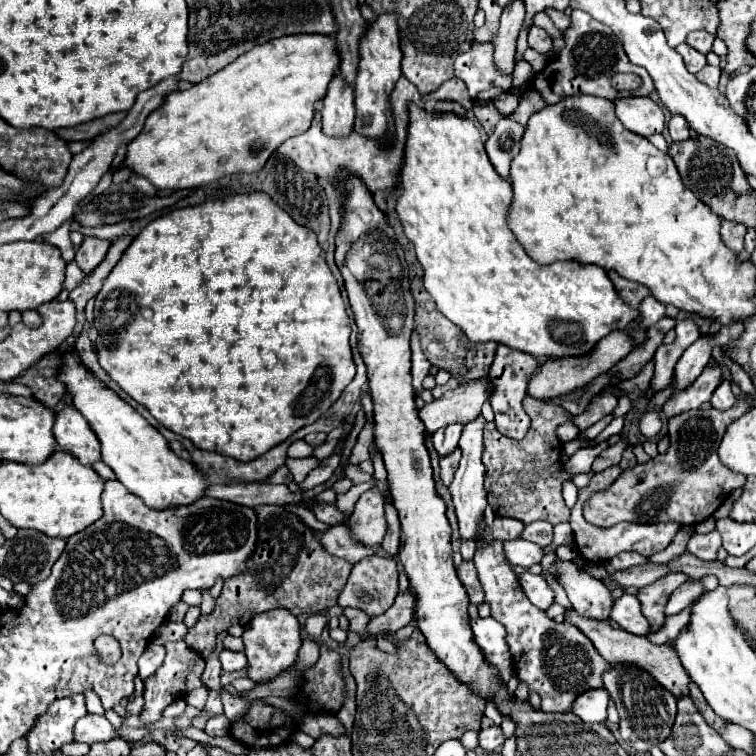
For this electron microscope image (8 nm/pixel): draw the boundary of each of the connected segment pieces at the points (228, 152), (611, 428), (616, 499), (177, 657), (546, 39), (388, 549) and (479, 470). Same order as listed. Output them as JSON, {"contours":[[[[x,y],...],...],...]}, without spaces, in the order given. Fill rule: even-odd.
{"contours":[[[[298,34],[258,44],[258,48],[246,52],[246,56],[238,56],[224,70],[200,84],[182,92],[172,92],[166,98],[166,104],[148,116],[138,138],[128,144],[126,166],[148,178],[156,188],[168,190],[198,188],[230,174],[258,172],[284,140],[310,128],[316,112],[314,104],[326,96],[328,84],[338,70],[338,44],[334,44],[332,36]]],[[[616,418],[616,420],[612,420],[612,422],[610,422],[602,432],[600,432],[600,436],[596,436],[596,440],[592,440],[588,446],[596,446],[596,444],[608,440],[612,434],[620,434],[622,426],[624,426],[624,418]]],[[[740,398],[734,408],[726,412],[690,410],[682,412],[668,422],[670,448],[666,454],[658,454],[646,464],[636,464],[624,470],[610,490],[592,494],[584,504],[584,518],[600,528],[610,528],[616,522],[678,522],[682,526],[698,524],[710,518],[728,494],[742,488],[746,476],[730,472],[718,458],[718,444],[726,428],[748,410],[748,402]]],[[[168,642],[166,644],[166,660],[162,664],[162,668],[158,668],[152,676],[148,676],[144,680],[144,708],[140,712],[140,720],[144,726],[150,726],[154,722],[160,720],[162,716],[162,710],[174,702],[174,700],[180,700],[184,698],[190,690],[202,686],[202,672],[204,672],[204,658],[188,648],[184,642]]],[[[532,26],[530,32],[528,32],[528,46],[540,54],[546,54],[550,48],[552,48],[552,40],[550,36],[546,34],[546,30],[538,28],[538,26]]],[[[386,504],[386,520],[388,520],[388,532],[382,540],[382,550],[386,556],[396,558],[398,556],[398,546],[400,546],[400,520],[396,514],[396,508]]],[[[476,418],[474,422],[466,424],[466,428],[462,430],[462,438],[460,438],[460,450],[462,450],[462,460],[460,466],[454,474],[454,480],[450,484],[450,492],[452,492],[452,502],[456,508],[456,516],[458,516],[458,524],[460,524],[460,536],[464,540],[468,538],[476,538],[476,528],[478,528],[478,520],[484,514],[486,508],[486,490],[484,490],[484,464],[482,464],[482,428],[484,428],[484,418]]]]}

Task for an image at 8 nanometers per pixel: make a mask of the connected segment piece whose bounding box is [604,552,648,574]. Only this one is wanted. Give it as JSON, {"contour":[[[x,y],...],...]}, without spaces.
{"contour":[[[622,552],[622,554],[618,554],[616,558],[608,560],[604,566],[606,566],[608,574],[614,574],[614,572],[618,572],[618,570],[626,570],[626,568],[630,568],[630,566],[638,566],[638,564],[646,564],[646,562],[648,562],[648,560],[646,560],[644,556],[640,556],[640,554],[636,554],[636,552]]]}

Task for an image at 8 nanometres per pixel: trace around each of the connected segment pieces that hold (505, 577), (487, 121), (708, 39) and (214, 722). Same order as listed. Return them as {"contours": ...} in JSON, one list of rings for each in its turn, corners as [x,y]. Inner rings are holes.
{"contours":[[[[482,518],[482,528],[478,530],[478,550],[474,554],[474,564],[478,578],[486,592],[486,602],[490,604],[492,618],[506,626],[506,642],[510,646],[514,668],[520,682],[526,682],[530,690],[538,692],[542,698],[540,710],[544,712],[570,712],[572,702],[578,694],[590,688],[602,688],[602,672],[610,664],[596,652],[592,642],[570,622],[556,624],[542,612],[532,606],[522,586],[518,584],[518,574],[512,570],[510,562],[502,552],[502,540],[484,538],[486,520]]],[[[492,101],[477,102],[474,104],[474,110],[472,110],[472,112],[474,112],[474,116],[478,118],[478,122],[482,124],[482,128],[484,128],[484,132],[486,132],[488,136],[494,132],[496,122],[506,116],[506,114],[500,114],[496,108],[493,108]]],[[[696,30],[696,32],[690,32],[688,38],[686,38],[686,44],[692,46],[694,50],[698,50],[700,54],[708,54],[712,50],[714,42],[714,36],[708,34],[706,30]]],[[[224,714],[208,720],[208,724],[206,724],[206,734],[208,736],[226,736],[226,732],[228,732],[228,720],[226,720]]]]}

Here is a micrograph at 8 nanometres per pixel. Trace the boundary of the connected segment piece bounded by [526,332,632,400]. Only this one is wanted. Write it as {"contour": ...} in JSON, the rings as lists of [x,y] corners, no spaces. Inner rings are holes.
{"contour":[[[612,332],[606,338],[602,338],[596,346],[598,348],[594,348],[594,354],[590,354],[590,356],[544,360],[542,366],[538,366],[538,372],[530,378],[530,386],[526,388],[526,392],[538,400],[550,400],[550,398],[568,394],[572,390],[584,386],[586,382],[592,382],[594,376],[606,372],[608,368],[612,368],[616,362],[620,362],[622,358],[626,358],[632,352],[632,342],[630,342],[630,336],[626,332]]]}

